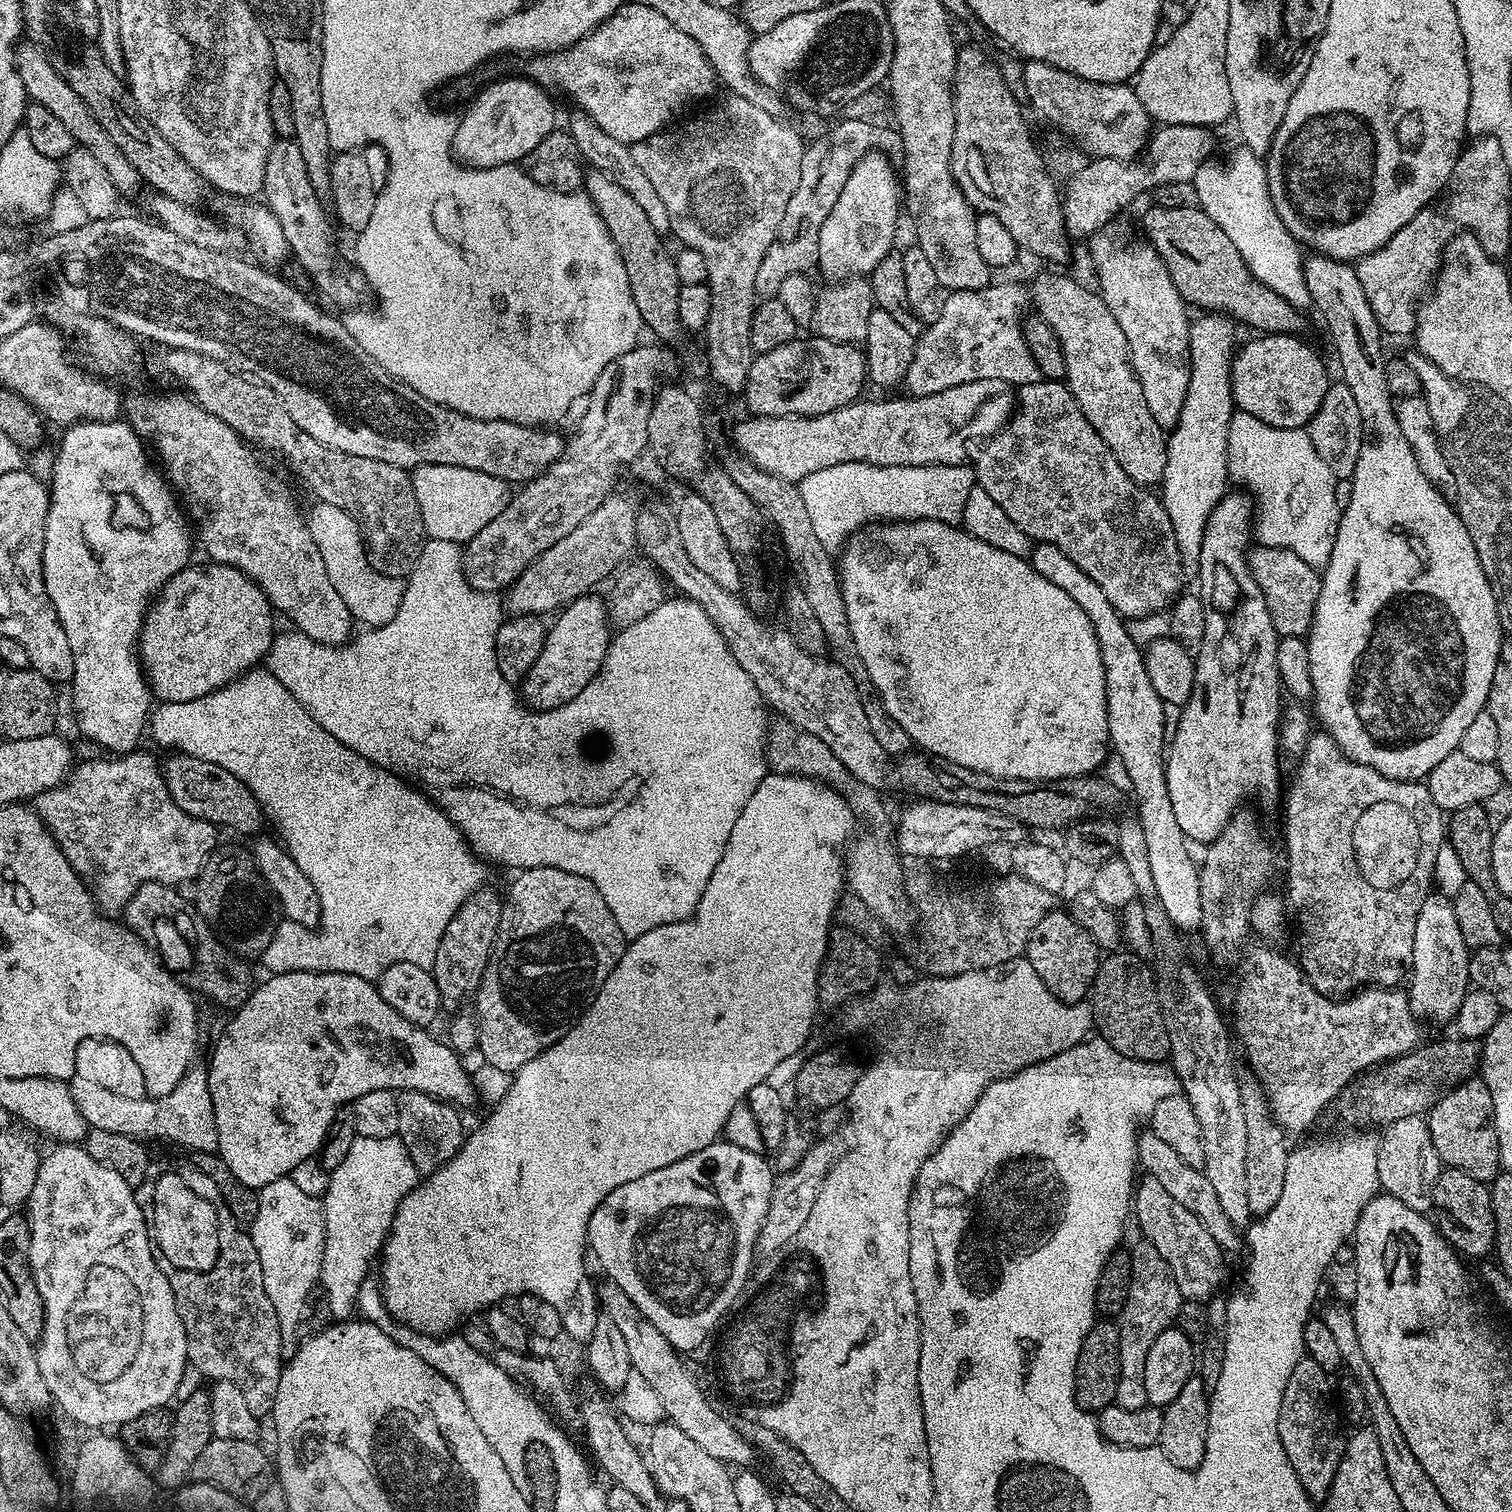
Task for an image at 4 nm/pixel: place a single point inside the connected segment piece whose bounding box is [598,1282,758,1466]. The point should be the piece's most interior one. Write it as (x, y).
(687, 1406)

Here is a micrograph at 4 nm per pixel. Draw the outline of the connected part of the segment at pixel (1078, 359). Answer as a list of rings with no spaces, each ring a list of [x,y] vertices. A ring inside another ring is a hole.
[[[1040,276],[1030,284],[1030,300],[1038,311],[1039,319],[1045,320],[1049,330],[1062,344],[1062,354],[1066,354],[1066,387],[1078,402],[1082,414],[1094,426],[1094,430],[1110,446],[1114,458],[1130,474],[1135,484],[1156,486],[1163,481],[1166,470],[1168,440],[1165,429],[1154,422],[1154,414],[1150,414],[1150,406],[1146,406],[1146,394],[1142,394],[1142,386],[1134,374],[1132,364],[1128,360],[1128,343],[1126,334],[1122,334],[1122,326],[1114,319],[1114,314],[1106,306],[1106,302],[1095,291],[1083,288],[1076,280],[1068,276]]]

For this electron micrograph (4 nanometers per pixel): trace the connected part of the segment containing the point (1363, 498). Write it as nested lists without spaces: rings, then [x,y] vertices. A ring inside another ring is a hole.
[[[1308,254],[1303,257],[1304,262],[1304,281],[1308,287],[1308,293],[1312,295],[1312,304],[1314,308],[1324,315],[1324,320],[1328,323],[1328,332],[1332,335],[1332,340],[1336,343],[1336,356],[1340,359],[1340,372],[1342,375],[1342,382],[1350,390],[1350,394],[1354,394],[1354,402],[1358,406],[1358,414],[1362,414],[1362,450],[1360,451],[1360,457],[1358,458],[1358,466],[1354,470],[1354,474],[1350,477],[1350,484],[1352,489],[1348,492],[1348,500],[1346,496],[1346,503],[1343,505],[1340,514],[1340,525],[1336,531],[1336,537],[1334,538],[1334,550],[1330,554],[1330,562],[1322,570],[1320,578],[1320,593],[1318,594],[1318,602],[1316,603],[1316,609],[1314,610],[1314,618],[1312,619],[1312,629],[1308,631],[1307,641],[1308,650],[1310,652],[1310,682],[1312,683],[1312,700],[1314,705],[1316,704],[1316,712],[1314,708],[1314,716],[1320,724],[1323,731],[1326,733],[1329,740],[1348,757],[1349,760],[1361,764],[1362,766],[1368,766],[1375,770],[1378,774],[1382,774],[1386,778],[1391,780],[1410,780],[1413,782],[1423,781],[1434,770],[1434,766],[1438,766],[1438,762],[1442,762],[1442,758],[1446,758],[1446,754],[1457,751],[1462,742],[1462,733],[1470,727],[1470,721],[1482,711],[1485,711],[1488,695],[1490,694],[1490,682],[1494,682],[1494,666],[1498,666],[1498,658],[1500,657],[1500,645],[1502,643],[1502,629],[1500,626],[1500,615],[1498,614],[1498,606],[1496,605],[1496,599],[1494,594],[1490,590],[1490,582],[1486,578],[1486,574],[1482,570],[1482,566],[1478,562],[1478,550],[1474,550],[1474,542],[1470,538],[1470,534],[1466,530],[1466,526],[1460,521],[1460,514],[1456,511],[1455,507],[1438,491],[1434,485],[1430,482],[1430,478],[1426,478],[1426,474],[1422,474],[1422,470],[1418,470],[1418,462],[1414,462],[1414,450],[1410,450],[1410,442],[1406,442],[1406,438],[1402,438],[1402,430],[1398,426],[1398,418],[1396,417],[1396,404],[1394,403],[1394,397],[1387,386],[1387,370],[1385,368],[1386,356],[1380,353],[1380,336],[1382,337],[1382,329],[1378,321],[1374,318],[1374,310],[1370,310],[1370,302],[1366,302],[1366,294],[1362,290],[1362,282],[1358,282],[1358,274],[1355,267],[1351,263],[1343,262],[1341,260],[1331,260],[1328,256],[1321,256],[1319,254]]]

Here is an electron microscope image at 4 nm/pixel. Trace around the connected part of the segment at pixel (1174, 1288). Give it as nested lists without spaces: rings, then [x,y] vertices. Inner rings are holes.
[[[1139,1242],[1130,1248],[1132,1257],[1132,1281],[1130,1294],[1126,1298],[1126,1306],[1118,1317],[1120,1325],[1120,1377],[1114,1403],[1122,1410],[1142,1410],[1149,1407],[1146,1398],[1146,1358],[1150,1354],[1150,1346],[1154,1346],[1154,1338],[1162,1334],[1162,1330],[1173,1327],[1176,1315],[1182,1303],[1178,1290],[1178,1282],[1174,1282],[1174,1274],[1170,1266],[1166,1266],[1166,1258],[1154,1250],[1147,1242]]]

